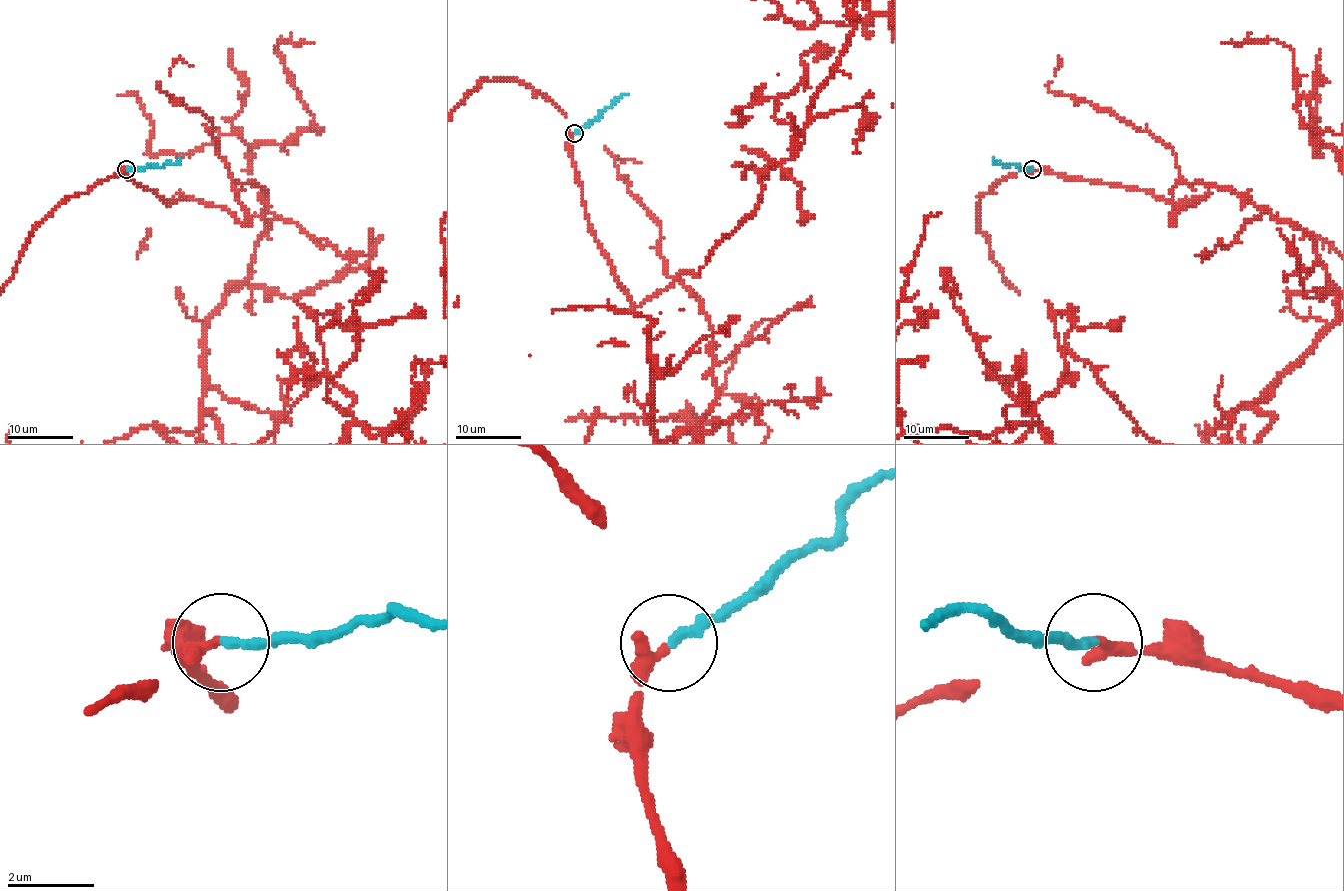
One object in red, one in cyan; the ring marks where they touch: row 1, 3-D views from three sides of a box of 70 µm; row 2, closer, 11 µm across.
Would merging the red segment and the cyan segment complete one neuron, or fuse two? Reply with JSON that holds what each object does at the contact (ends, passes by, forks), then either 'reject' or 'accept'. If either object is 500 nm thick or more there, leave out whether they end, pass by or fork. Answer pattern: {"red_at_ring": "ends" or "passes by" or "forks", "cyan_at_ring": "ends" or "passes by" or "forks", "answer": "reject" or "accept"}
{"red_at_ring": "ends", "cyan_at_ring": "ends", "answer": "accept"}

